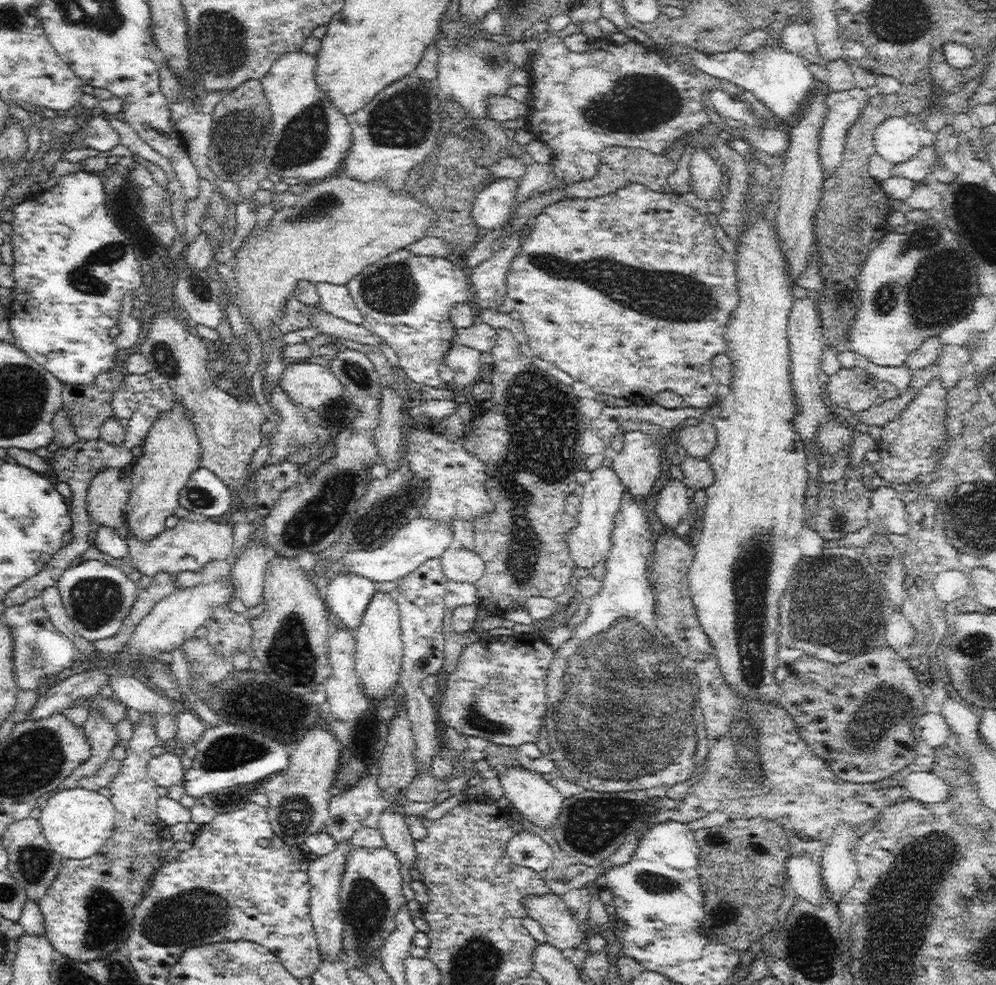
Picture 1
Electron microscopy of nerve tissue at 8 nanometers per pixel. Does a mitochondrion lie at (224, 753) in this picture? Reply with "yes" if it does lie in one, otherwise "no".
yes

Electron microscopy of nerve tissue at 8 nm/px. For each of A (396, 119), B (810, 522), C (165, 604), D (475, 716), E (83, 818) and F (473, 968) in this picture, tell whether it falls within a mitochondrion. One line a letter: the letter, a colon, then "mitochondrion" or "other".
A: mitochondrion
B: other
C: other
D: mitochondrion
E: other
F: mitochondrion

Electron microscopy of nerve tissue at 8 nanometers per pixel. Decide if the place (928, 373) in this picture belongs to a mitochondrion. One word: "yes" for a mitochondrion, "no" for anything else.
no

